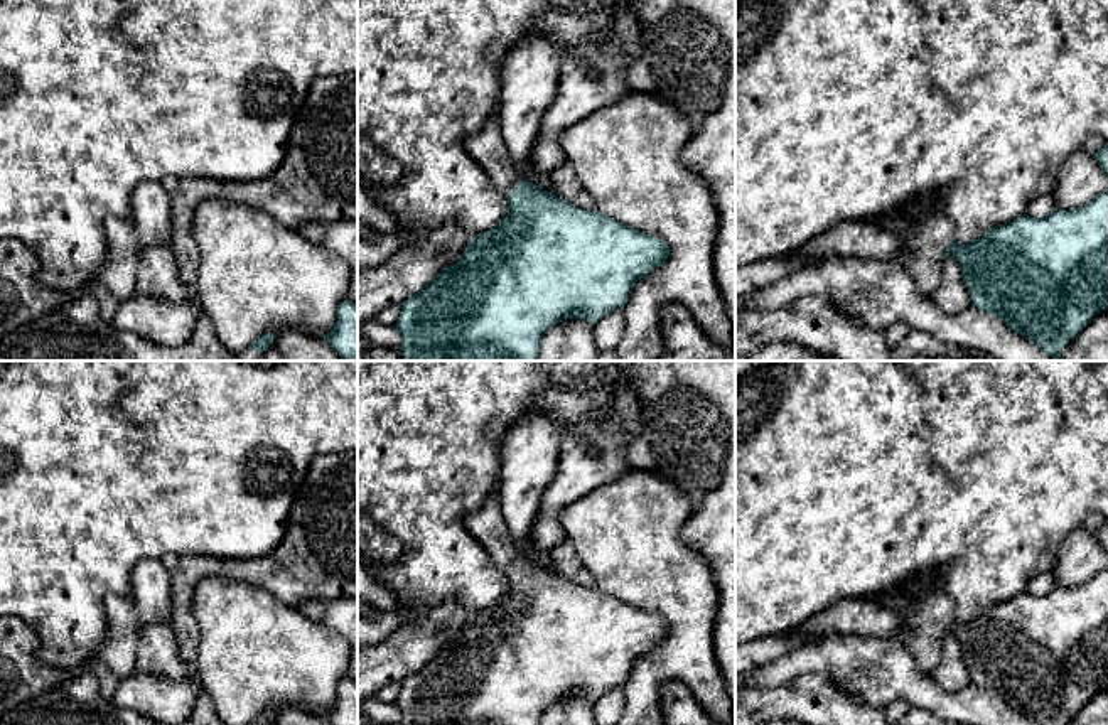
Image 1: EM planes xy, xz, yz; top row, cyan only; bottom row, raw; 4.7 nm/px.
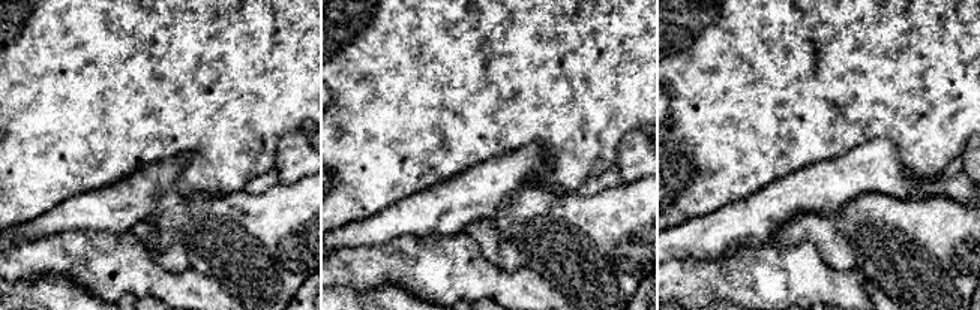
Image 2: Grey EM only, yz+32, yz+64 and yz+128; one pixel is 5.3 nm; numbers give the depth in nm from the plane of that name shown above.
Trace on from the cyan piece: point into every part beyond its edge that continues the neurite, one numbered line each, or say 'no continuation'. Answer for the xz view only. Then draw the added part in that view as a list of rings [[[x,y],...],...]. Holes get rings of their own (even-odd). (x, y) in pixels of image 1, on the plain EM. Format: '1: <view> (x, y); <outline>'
1: xz (488, 526); [[[499,489],[489,496],[479,511],[471,513],[464,519],[464,524],[476,541],[486,550],[496,567],[506,575],[519,560],[524,558],[508,531],[501,511]]]

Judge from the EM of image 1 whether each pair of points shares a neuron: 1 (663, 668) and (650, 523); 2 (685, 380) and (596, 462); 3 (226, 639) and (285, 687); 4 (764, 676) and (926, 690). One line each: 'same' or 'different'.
1: same
2: different
3: same
4: same

